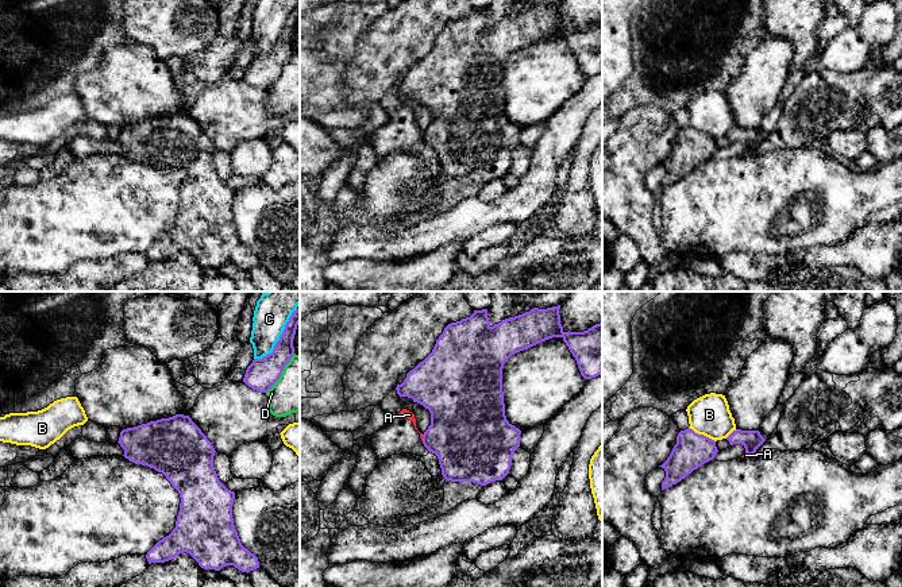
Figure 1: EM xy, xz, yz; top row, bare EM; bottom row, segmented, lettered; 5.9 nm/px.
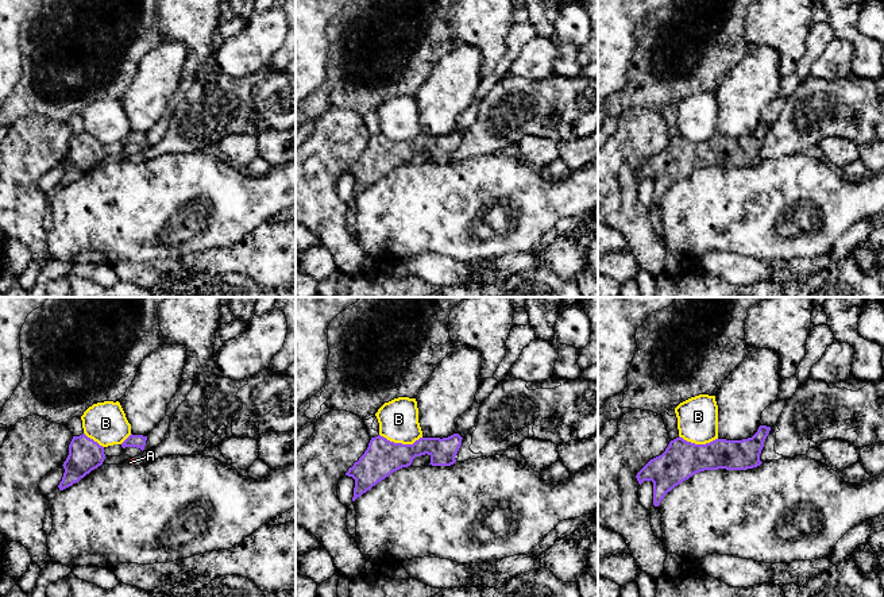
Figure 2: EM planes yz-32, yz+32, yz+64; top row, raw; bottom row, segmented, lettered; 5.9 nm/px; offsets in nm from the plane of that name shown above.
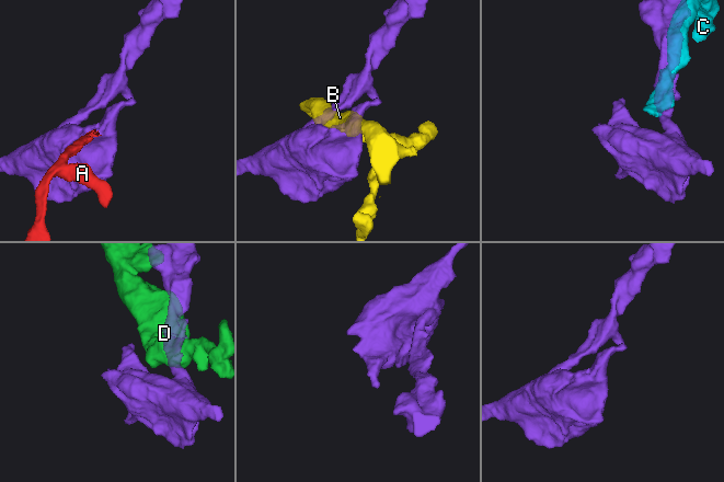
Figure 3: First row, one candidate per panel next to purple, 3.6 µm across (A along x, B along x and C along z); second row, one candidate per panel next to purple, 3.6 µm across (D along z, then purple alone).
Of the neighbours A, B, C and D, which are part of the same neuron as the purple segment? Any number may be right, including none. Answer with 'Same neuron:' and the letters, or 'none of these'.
Same neuron: none of these

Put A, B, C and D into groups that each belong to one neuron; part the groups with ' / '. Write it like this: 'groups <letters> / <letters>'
groups A / B / C / D

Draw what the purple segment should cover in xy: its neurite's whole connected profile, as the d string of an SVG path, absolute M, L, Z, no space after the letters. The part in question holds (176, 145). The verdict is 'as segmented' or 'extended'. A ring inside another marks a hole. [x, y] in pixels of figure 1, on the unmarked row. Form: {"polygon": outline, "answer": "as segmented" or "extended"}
{"polygon": "M176 112L120 130L124 155L135 162L162 170L178 189L181 201L171 231L159 237L146 252L149 262L165 260L180 251L189 251L201 266L220 269L234 263L242 270L259 266L258 255L240 240L232 216L235 190L217 175L213 165L215 146L189 113Z", "answer": "as segmented"}

